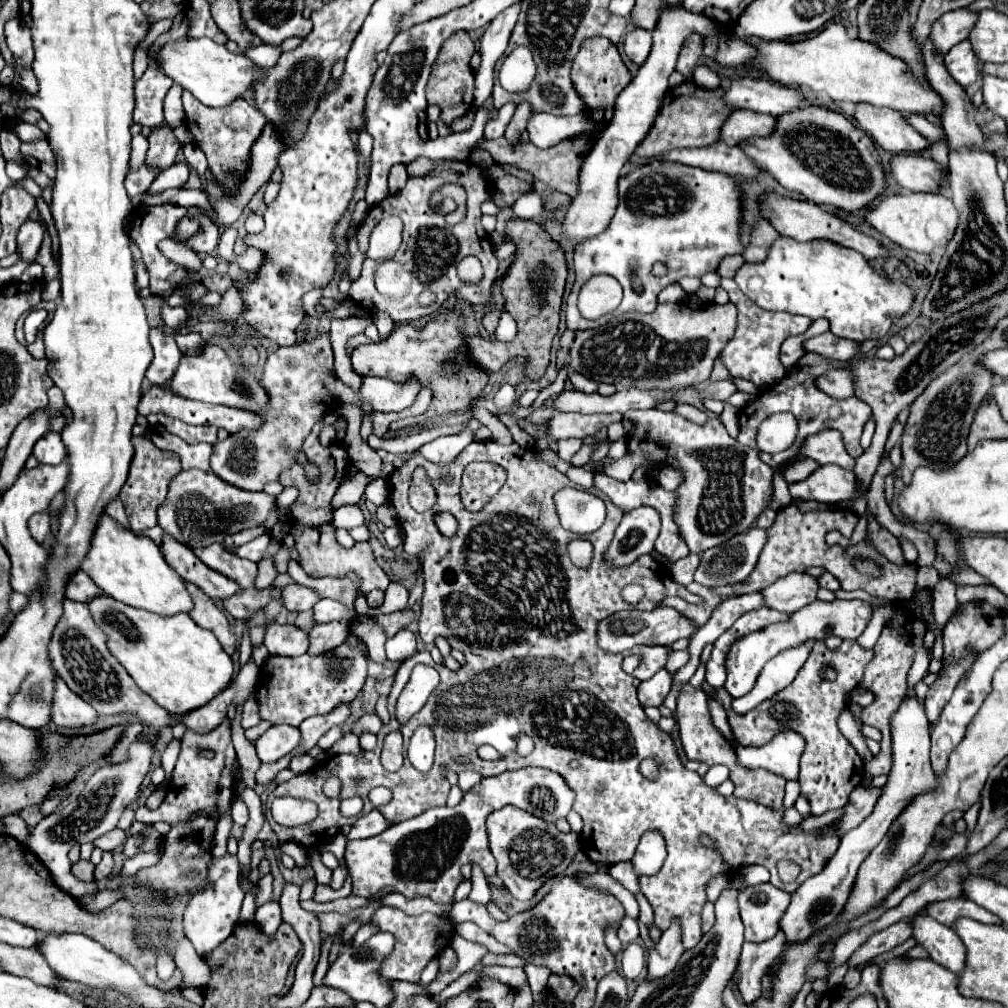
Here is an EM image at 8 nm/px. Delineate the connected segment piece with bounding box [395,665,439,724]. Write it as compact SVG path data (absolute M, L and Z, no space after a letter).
M415 665L409 683L399 695L395 707L395 717L400 724L405 724L425 705L431 691L439 685L439 673L427 665Z

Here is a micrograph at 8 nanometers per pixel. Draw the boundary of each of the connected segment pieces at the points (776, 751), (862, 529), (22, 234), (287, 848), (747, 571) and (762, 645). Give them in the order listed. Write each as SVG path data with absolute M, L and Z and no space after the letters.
M781 731L769 745L763 747L743 747L737 743L739 763L747 769L767 769L785 779L797 779L799 757L803 755L805 739L795 731Z
M866 514L859 516L859 521L854 529L852 537L844 548L856 545L859 541L863 540L867 533L867 525L868 522Z
M39 221L23 223L23 227L19 229L19 235L17 235L17 253L19 253L21 261L27 261L27 263L35 261L37 251L43 241L43 233L45 233L45 229Z
M288 842L281 846L280 849L283 854L289 855L295 860L296 867L305 867L307 851L304 850L304 847L301 844L296 842Z
M753 527L747 533L735 535L733 539L725 541L721 547L713 547L713 549L703 551L699 569L695 571L695 581L701 583L701 585L705 585L705 587L733 585L733 583L745 581L751 575L751 571L755 567L755 561L759 559L759 553L761 553L765 541L767 541L767 531L759 529L759 527Z
M835 599L833 603L815 601L815 603L799 609L797 613L793 613L789 621L769 625L763 631L745 635L739 641L735 641L729 655L727 655L727 679L724 687L733 699L743 697L753 689L763 665L771 657L775 657L779 651L795 647L799 643L805 643L807 639L819 639L821 641L829 635L837 635L841 639L857 639L865 631L869 619L871 619L871 605L865 601L857 601L857 599L853 599L853 601Z

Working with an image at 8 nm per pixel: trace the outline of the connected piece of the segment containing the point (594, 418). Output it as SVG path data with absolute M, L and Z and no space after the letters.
M557 413L547 421L547 437L553 441L577 437L585 439L587 435L595 435L599 429L607 427L613 421L621 421L621 413L611 413L611 415L581 415L581 413Z

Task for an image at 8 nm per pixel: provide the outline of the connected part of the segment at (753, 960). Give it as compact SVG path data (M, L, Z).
M777 933L773 939L765 943L745 943L739 959L739 991L745 1003L753 1003L761 993L761 975L769 969L769 965L779 957L785 945L785 935Z

